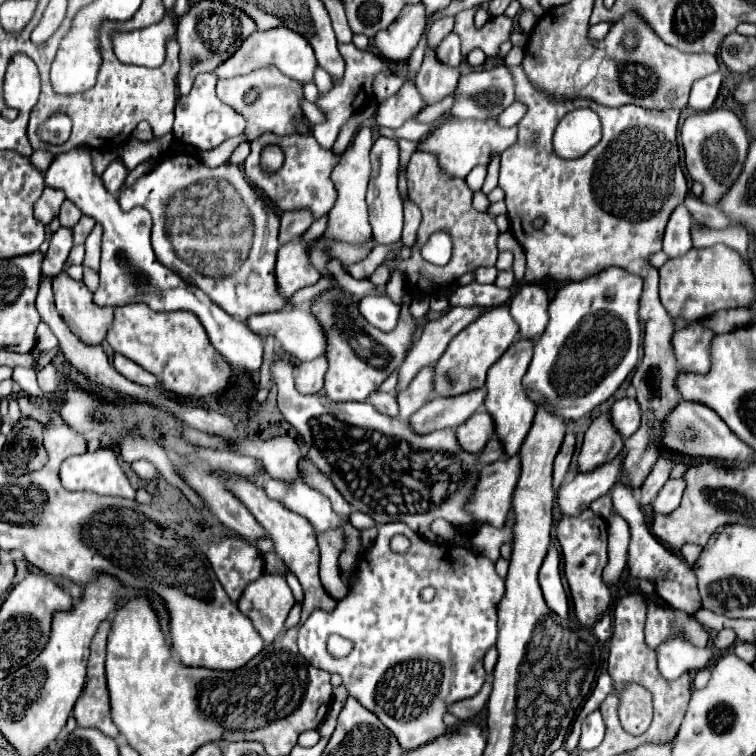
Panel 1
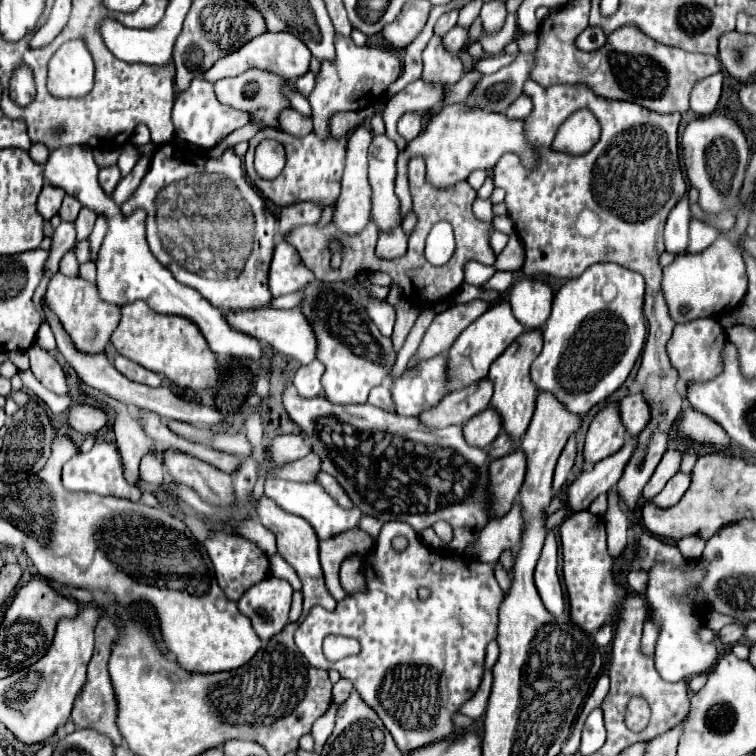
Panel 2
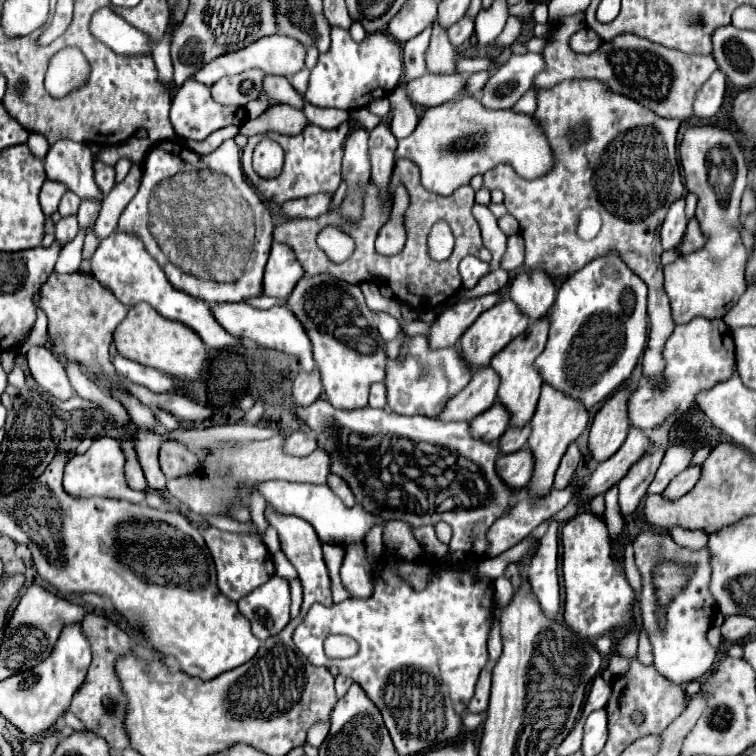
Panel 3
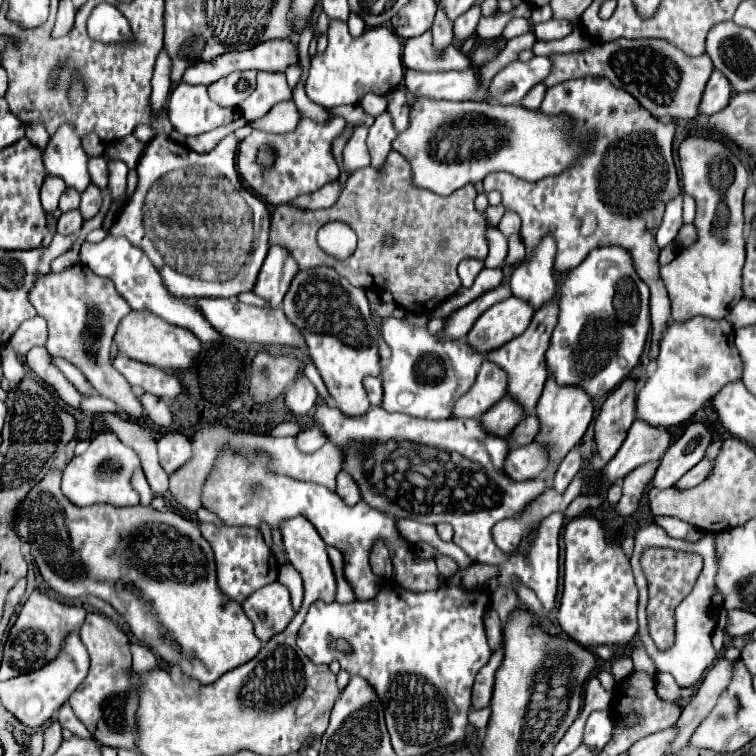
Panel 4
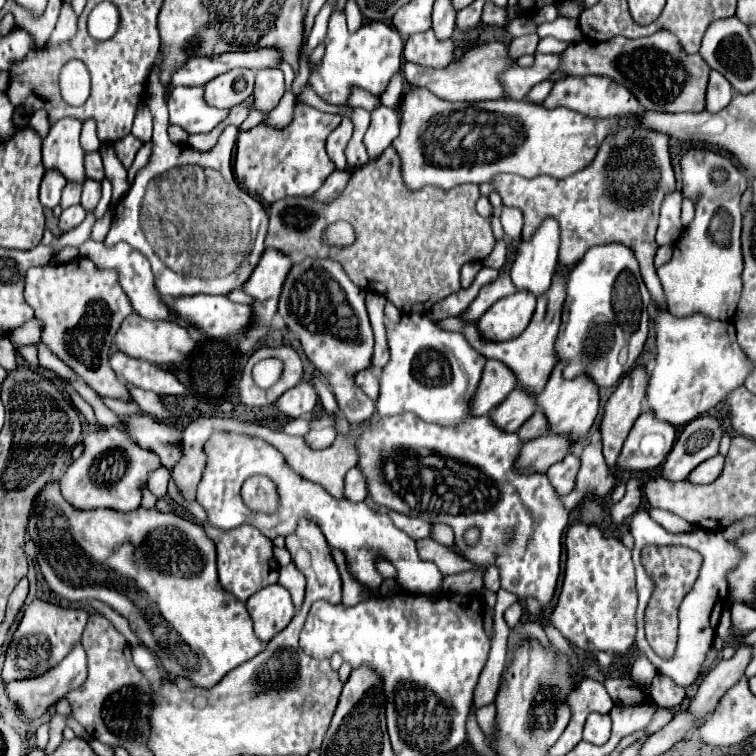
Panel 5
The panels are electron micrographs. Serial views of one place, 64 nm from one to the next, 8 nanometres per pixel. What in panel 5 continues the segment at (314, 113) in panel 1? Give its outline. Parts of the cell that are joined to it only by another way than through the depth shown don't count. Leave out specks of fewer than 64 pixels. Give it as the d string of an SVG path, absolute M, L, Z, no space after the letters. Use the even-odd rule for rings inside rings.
M278 68L258 70L256 72L256 86L254 86L254 102L250 110L258 110L268 114L284 96L284 74Z

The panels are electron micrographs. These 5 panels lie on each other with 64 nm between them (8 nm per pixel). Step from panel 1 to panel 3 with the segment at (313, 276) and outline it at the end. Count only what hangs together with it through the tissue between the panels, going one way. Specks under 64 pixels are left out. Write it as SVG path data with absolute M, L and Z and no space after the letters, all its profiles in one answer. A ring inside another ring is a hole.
M274 242L264 272L264 294L266 296L288 296L298 280L304 278L304 268L296 260L292 248Z

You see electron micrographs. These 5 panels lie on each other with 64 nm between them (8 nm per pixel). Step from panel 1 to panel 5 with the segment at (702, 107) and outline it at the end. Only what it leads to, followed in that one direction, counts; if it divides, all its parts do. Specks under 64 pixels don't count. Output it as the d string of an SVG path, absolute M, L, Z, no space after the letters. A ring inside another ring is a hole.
M716 70L710 72L710 82L706 90L706 110L708 112L720 112L734 96L734 90L730 82Z

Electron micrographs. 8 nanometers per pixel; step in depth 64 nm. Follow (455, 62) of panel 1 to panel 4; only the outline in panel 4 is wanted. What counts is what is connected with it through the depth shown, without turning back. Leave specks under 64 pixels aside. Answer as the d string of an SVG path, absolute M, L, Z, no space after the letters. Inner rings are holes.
M472 6L468 12L464 12L460 18L454 20L454 26L452 26L454 38L462 42L468 36L472 36L478 26L478 20L480 20L480 6Z

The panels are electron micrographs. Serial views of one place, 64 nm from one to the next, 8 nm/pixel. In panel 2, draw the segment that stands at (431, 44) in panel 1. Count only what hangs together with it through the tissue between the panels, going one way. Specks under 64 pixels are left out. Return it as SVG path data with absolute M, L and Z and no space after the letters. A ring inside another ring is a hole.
M458 10L444 14L444 16L442 16L442 18L436 22L436 26L434 26L434 34L442 38L442 36L444 36L448 30L452 30L452 28L456 26L456 20L458 20Z

